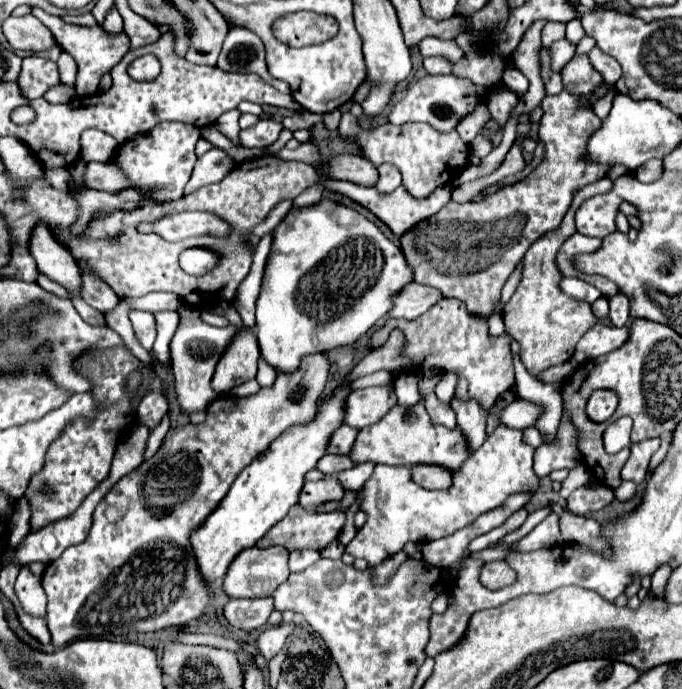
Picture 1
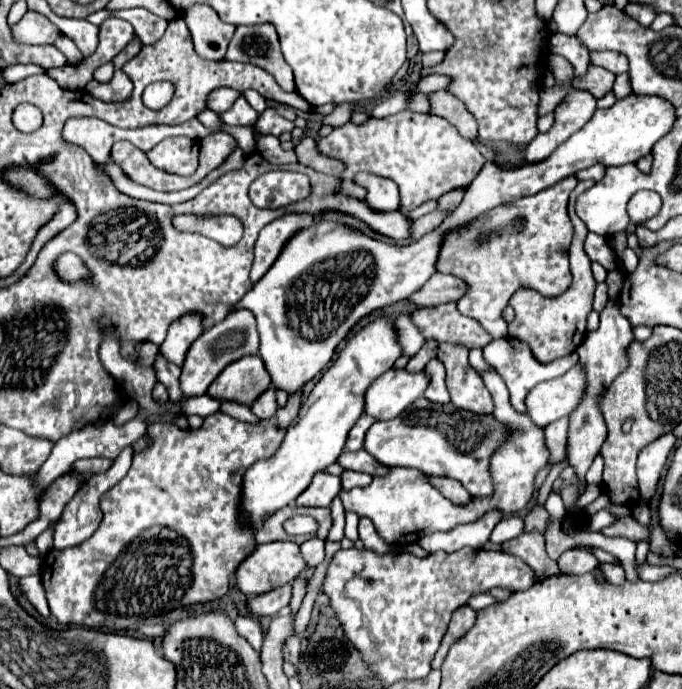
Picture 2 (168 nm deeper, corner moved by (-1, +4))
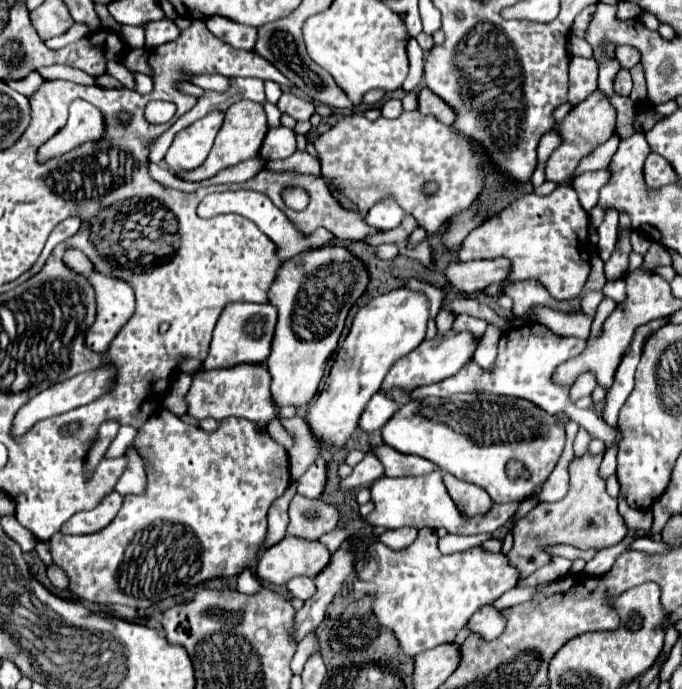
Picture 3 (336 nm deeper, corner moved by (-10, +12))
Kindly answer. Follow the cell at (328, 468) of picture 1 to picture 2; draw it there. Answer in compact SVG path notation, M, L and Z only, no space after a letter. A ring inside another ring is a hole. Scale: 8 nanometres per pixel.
M357 450L357 452L343 452L343 456L337 460L345 470L357 470L371 476L387 476L389 468L381 462L377 462L369 452Z

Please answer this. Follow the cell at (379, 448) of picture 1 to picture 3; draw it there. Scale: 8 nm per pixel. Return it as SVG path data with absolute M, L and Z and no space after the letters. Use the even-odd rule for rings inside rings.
M458 394L448 398L422 398L410 400L410 404L402 404L398 412L384 424L382 440L402 454L414 454L434 462L440 470L454 474L460 480L474 482L488 492L494 502L510 502L510 500L524 500L532 494L532 488L542 484L552 468L556 466L562 448L564 448L564 428L556 424L556 418L538 406L530 404L528 400L510 398L510 396L496 396L496 394ZM510 460L522 462L524 470L530 472L530 480L518 476L510 478L506 468Z

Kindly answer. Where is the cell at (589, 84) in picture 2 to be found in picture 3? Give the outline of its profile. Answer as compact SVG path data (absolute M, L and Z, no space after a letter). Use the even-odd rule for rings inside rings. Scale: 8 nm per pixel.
M620 70L614 78L614 92L620 94L620 96L628 96L632 90L632 78L630 78L630 72L628 70Z

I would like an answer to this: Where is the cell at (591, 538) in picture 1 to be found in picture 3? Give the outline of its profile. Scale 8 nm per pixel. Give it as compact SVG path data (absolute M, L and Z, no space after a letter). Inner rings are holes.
M579 427L578 433L574 440L574 453L576 457L581 457L587 451L587 445L592 441L590 434L583 428Z

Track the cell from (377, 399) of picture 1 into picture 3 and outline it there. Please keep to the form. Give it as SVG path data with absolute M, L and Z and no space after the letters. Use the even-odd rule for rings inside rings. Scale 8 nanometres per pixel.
M448 330L446 334L434 336L432 340L424 340L418 348L414 348L410 354L406 354L404 358L400 358L388 372L388 376L384 378L382 384L382 394L388 396L390 388L406 388L406 392L410 392L410 388L420 388L426 384L434 384L440 382L452 374L456 374L474 354L476 350L476 340L472 338L470 332L454 332Z

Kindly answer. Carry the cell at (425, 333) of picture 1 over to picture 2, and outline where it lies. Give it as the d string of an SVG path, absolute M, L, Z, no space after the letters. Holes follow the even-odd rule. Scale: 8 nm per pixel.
M455 302L417 308L413 312L413 322L425 338L435 338L437 342L457 340L467 348L477 348L487 346L493 340L493 336L475 318L463 316Z

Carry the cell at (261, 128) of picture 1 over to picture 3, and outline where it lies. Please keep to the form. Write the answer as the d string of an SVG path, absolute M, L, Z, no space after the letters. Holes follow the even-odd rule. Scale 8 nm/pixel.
M284 92L284 94L280 96L280 100L278 100L278 110L280 110L282 114L292 116L292 118L298 120L298 122L304 122L304 120L308 120L308 118L314 114L314 104L308 102L308 100L298 98L298 96L292 94L292 92Z

